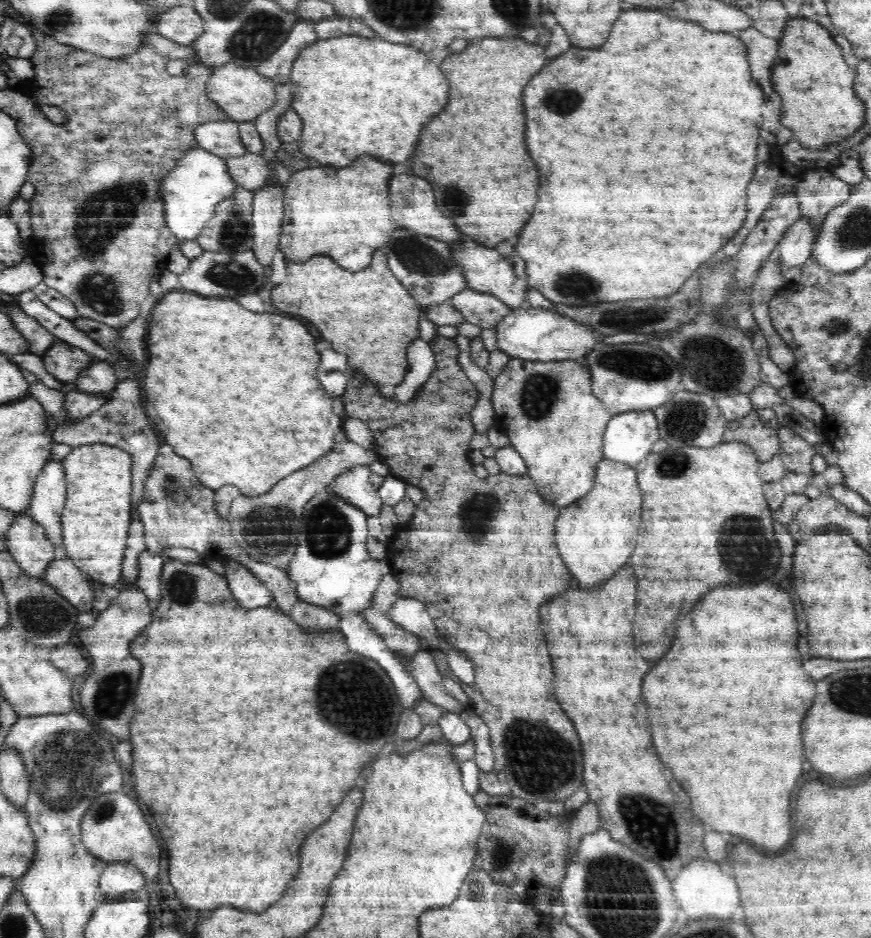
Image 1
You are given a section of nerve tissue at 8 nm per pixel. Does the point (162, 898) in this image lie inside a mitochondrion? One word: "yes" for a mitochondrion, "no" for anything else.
no

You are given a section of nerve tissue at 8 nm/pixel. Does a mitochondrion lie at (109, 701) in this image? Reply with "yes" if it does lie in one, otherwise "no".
yes

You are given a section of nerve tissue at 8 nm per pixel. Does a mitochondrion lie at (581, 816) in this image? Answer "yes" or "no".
no

